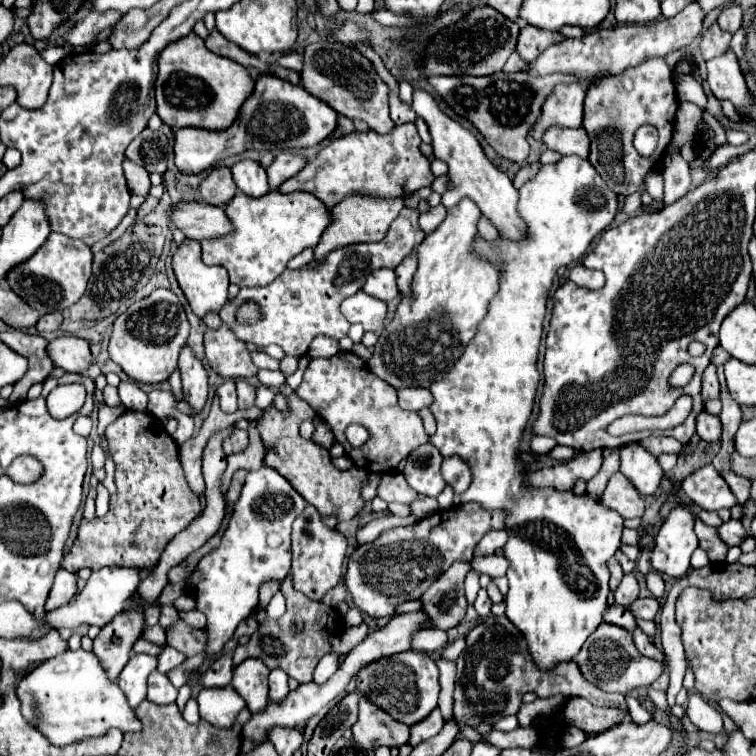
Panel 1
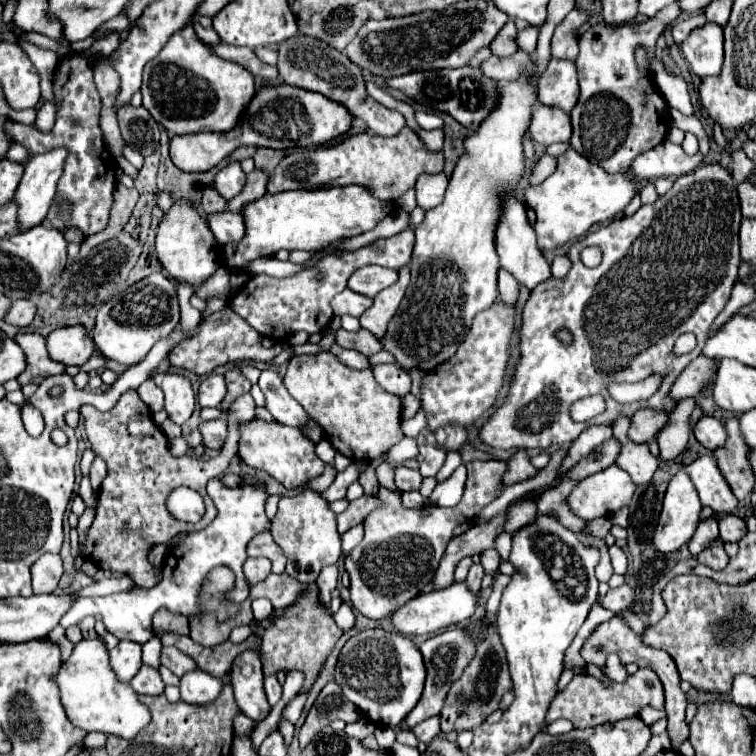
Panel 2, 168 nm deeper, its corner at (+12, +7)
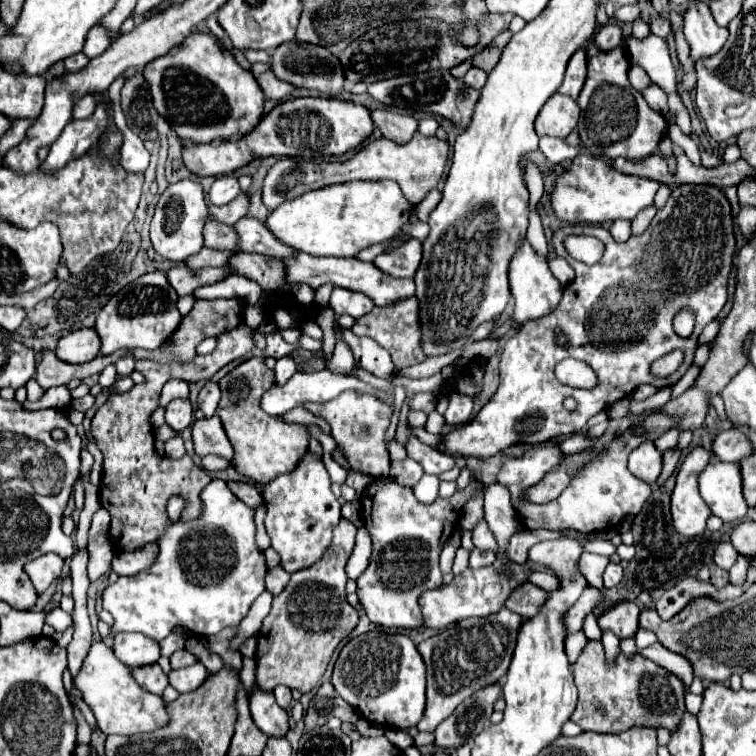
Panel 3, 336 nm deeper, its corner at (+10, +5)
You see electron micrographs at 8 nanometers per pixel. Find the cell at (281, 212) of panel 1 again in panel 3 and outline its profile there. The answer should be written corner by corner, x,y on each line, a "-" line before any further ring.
350,181
342,185
328,185
298,199
276,207
266,227
284,245
308,255
354,257
358,251
390,239
410,219
412,205
402,197
394,181

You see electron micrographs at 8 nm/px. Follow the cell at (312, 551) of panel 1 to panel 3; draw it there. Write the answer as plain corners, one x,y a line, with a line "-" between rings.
306,453
298,469
268,483
264,487
262,497
268,507
264,525
272,541
272,549
282,559
280,565
288,573
296,573
320,561
322,553
328,549
332,541
332,529
340,521
340,503
330,491
330,475
322,459
318,459
312,453

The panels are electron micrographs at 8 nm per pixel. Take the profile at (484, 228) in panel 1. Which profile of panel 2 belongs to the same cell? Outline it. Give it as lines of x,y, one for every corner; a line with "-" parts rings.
500,269
498,273
498,289
500,289
500,301
506,307
512,307
518,299
518,281
504,269

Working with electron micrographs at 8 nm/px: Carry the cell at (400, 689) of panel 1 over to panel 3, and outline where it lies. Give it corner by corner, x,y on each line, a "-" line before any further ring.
370,631
348,641
334,665
332,685
336,693
354,705
366,721
382,727
416,727
426,703
426,667
416,645
406,635

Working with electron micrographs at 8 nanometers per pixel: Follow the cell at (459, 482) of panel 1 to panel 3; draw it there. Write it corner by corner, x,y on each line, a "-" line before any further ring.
452,393
450,405
448,405
446,413
444,413
446,425
448,427
466,425
470,421
470,415
472,415
472,397
462,395
462,393

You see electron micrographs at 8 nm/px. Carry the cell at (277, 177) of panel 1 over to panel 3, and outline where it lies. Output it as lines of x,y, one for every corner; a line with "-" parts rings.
240,193
234,201
222,207
210,207
210,213
216,217
216,221
224,221
226,225
234,225
238,219
242,219
248,213
250,197
248,193

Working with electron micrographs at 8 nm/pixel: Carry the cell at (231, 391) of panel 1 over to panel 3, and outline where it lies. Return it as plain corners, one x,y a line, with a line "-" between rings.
208,381
202,389
200,389
200,395
198,395
198,407
206,413
206,417
212,417
216,413
216,407
218,407
218,401
222,397
222,391
220,391
220,385
216,381

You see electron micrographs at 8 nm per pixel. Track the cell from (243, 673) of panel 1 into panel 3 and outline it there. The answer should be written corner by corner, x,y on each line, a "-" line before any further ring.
254,685
248,693
248,703
252,719
262,733
266,733
268,737
276,737
288,731
288,713
282,707
278,707
270,691
264,691
258,685

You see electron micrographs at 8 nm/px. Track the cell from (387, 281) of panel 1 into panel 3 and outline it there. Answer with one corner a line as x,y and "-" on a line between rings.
300,253
296,259
284,259
288,283
308,283
312,289
318,289
322,283
330,281
336,287
350,291
360,291
368,295
376,305
390,305
398,299
414,295
414,279
396,279
382,273
374,263
364,263
358,259
338,259
338,257
312,257

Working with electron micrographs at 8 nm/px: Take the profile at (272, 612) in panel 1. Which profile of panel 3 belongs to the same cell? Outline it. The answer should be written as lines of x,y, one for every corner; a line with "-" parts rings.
264,591
264,593
252,603
248,615
246,615
246,617
242,619
242,623
238,625
238,637
234,639
234,649
238,649
244,639
252,637
252,635
260,629
260,625
262,625
266,613
270,611
270,605
272,605
272,595
270,595
268,591

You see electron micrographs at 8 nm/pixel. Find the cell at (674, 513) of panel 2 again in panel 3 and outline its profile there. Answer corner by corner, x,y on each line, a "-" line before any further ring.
696,447
686,455
680,465
676,487
672,491
672,525
684,537
702,535
706,529
706,519
710,517
708,505
698,493
698,473
710,463
712,453

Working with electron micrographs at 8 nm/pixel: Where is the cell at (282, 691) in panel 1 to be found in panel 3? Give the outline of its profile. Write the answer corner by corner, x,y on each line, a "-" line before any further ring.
278,685
278,687
274,689
274,697
276,697
276,703
278,703
282,709
288,709
290,703
292,703
292,693
290,693
288,687

